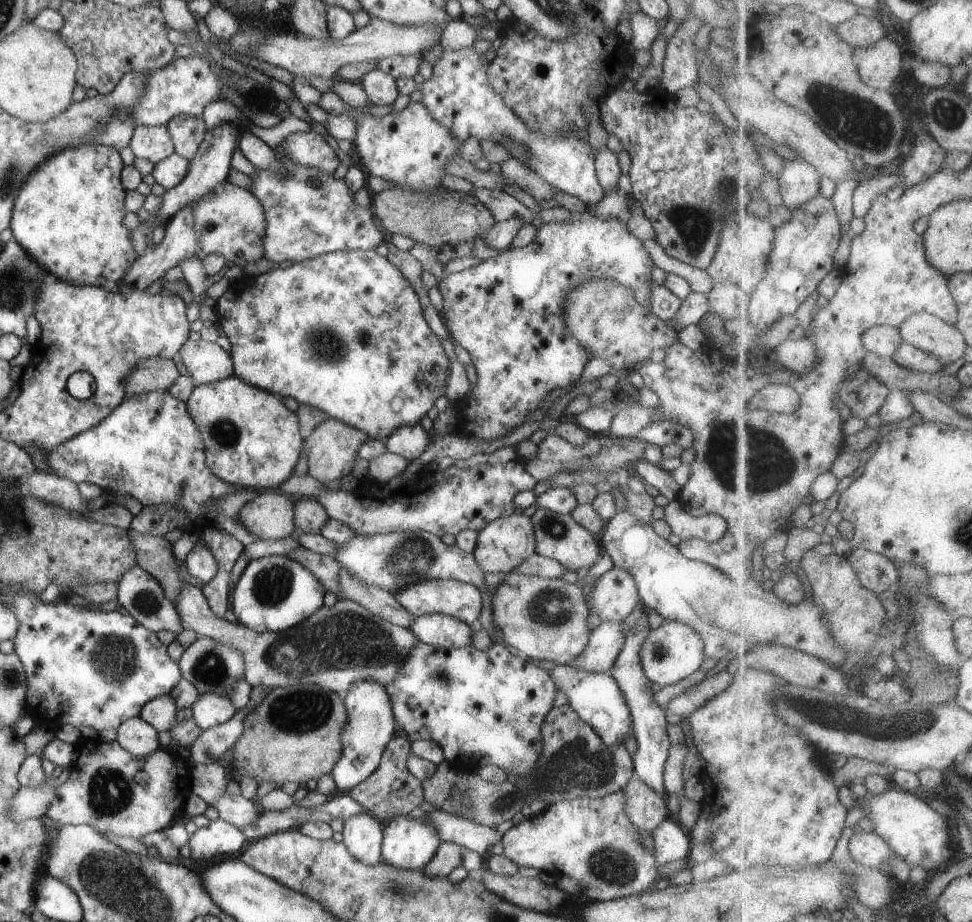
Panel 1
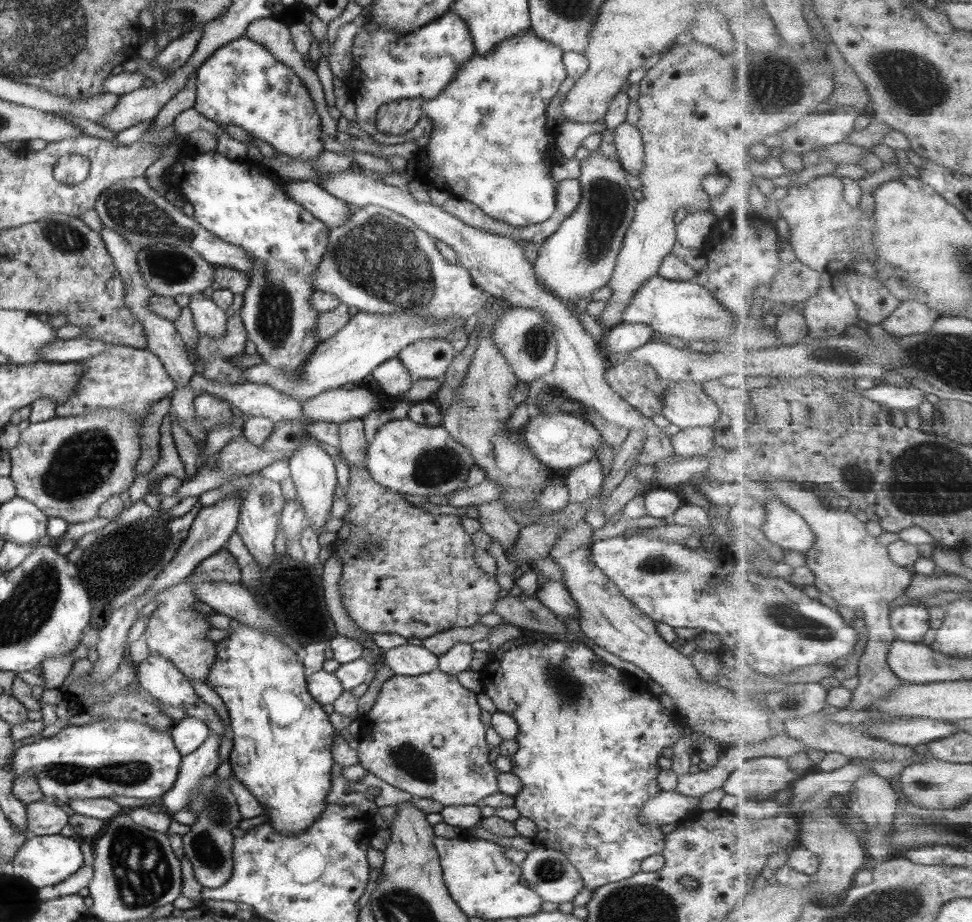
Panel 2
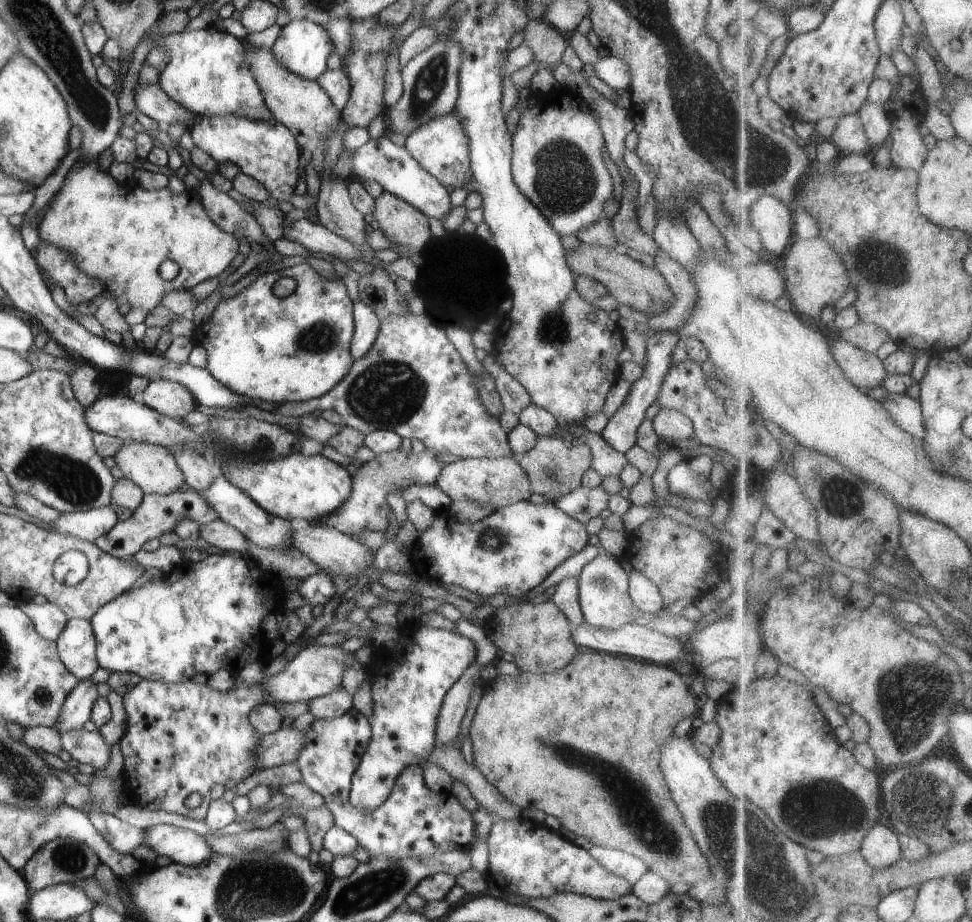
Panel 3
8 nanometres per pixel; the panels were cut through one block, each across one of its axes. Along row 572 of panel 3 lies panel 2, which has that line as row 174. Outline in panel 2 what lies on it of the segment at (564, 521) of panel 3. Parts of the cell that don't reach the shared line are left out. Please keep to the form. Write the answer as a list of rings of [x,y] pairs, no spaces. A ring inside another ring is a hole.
[[[532,29],[525,30],[525,32],[522,32],[518,36],[513,36],[512,38],[507,38],[504,42],[499,42],[499,45],[495,46],[495,49],[491,50],[490,54],[475,54],[468,62],[464,62],[462,66],[459,66],[454,80],[436,98],[427,100],[401,99],[380,107],[376,118],[377,130],[384,134],[399,136],[401,138],[404,134],[412,131],[421,118],[429,118],[432,121],[433,130],[426,147],[419,150],[418,156],[414,159],[417,166],[415,179],[426,184],[428,189],[436,188],[450,193],[451,196],[469,200],[486,214],[492,216],[492,218],[507,222],[512,226],[523,227],[544,222],[554,212],[556,202],[555,192],[558,190],[558,184],[552,178],[552,165],[545,160],[548,151],[554,150],[556,140],[556,137],[552,136],[550,130],[552,123],[546,119],[546,108],[550,100],[557,95],[559,88],[567,77],[566,67],[562,62],[563,54],[564,52],[559,46],[554,46],[538,38],[538,35]]]

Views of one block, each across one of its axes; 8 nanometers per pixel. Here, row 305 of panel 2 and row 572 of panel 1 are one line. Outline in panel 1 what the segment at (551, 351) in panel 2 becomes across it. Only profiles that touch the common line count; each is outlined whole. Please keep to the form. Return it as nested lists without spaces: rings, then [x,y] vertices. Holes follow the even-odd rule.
[[[510,572],[493,591],[493,624],[500,628],[502,642],[507,646],[521,651],[529,660],[548,660],[557,665],[568,665],[584,652],[590,640],[591,631],[586,622],[590,612],[582,589],[572,577],[546,579]]]

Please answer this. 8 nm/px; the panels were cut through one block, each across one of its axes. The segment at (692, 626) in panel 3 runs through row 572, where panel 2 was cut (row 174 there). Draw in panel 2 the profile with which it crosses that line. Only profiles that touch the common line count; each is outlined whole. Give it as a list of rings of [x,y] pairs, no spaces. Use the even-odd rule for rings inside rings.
[[[598,149],[596,152],[581,160],[580,182],[582,188],[582,200],[576,210],[567,216],[556,232],[546,238],[540,246],[538,257],[533,262],[535,274],[540,286],[560,298],[569,306],[575,306],[580,296],[590,302],[590,295],[594,290],[606,286],[612,276],[617,256],[622,248],[622,242],[626,229],[630,226],[636,214],[637,200],[634,198],[633,189],[628,186],[626,172],[622,169],[621,162],[610,160]]]

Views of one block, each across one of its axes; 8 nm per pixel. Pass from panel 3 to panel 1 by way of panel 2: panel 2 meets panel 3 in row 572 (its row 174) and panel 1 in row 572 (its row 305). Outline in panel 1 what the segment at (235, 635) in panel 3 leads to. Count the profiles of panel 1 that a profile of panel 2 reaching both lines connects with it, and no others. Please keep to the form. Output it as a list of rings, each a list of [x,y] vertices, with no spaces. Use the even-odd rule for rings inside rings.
[[[270,555],[250,561],[232,592],[232,612],[239,623],[256,632],[284,632],[304,622],[324,605],[322,582],[300,562]]]

